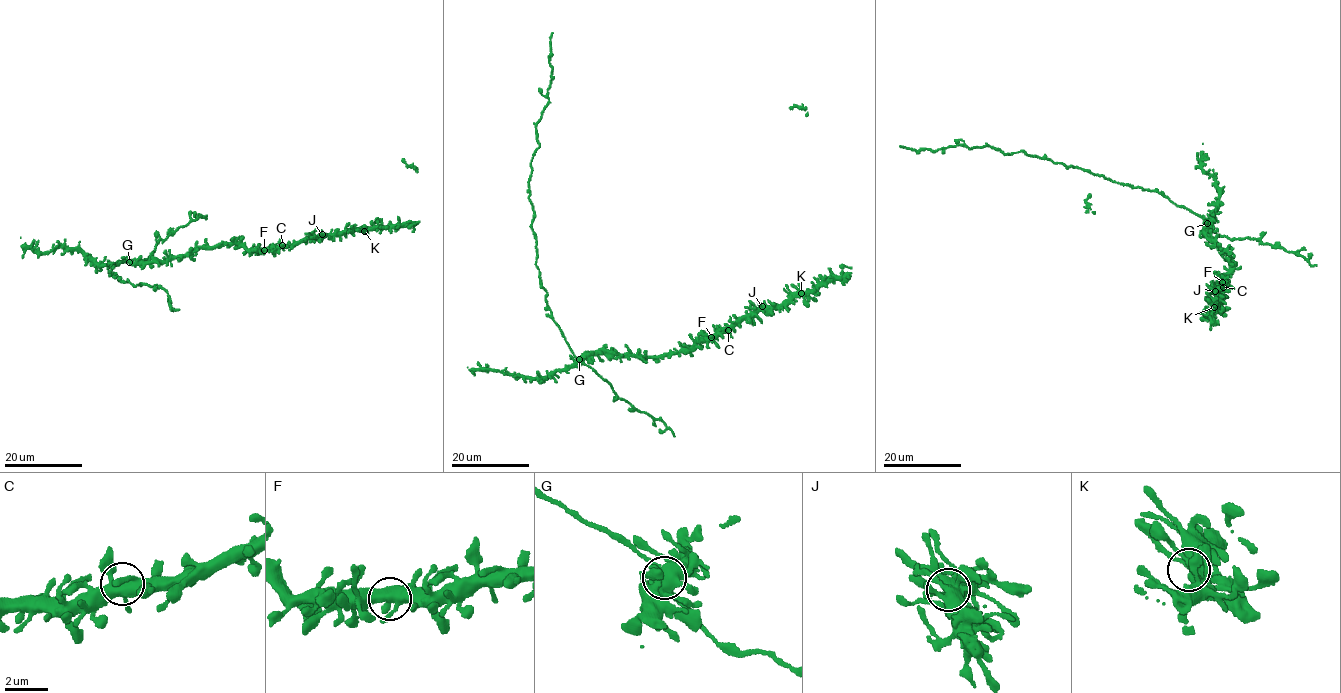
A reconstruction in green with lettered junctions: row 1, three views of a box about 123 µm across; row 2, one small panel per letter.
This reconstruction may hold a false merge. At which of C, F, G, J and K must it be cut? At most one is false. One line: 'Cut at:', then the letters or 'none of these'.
Cut at: G

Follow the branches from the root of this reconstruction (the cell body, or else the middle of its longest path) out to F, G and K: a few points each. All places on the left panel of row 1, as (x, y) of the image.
F: (184, 254), (199, 247), (236, 243), (247, 249), (264, 250)
G: (184, 254), (152, 262), (129, 262)
K: (184, 254), (199, 247), (236, 243), (247, 249), (271, 249), (319, 236), (364, 231)

